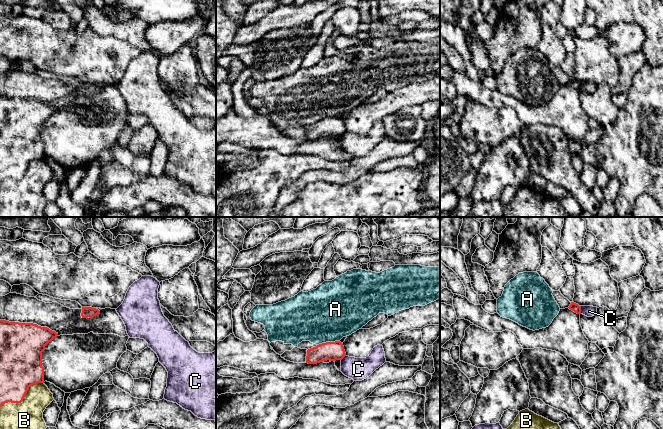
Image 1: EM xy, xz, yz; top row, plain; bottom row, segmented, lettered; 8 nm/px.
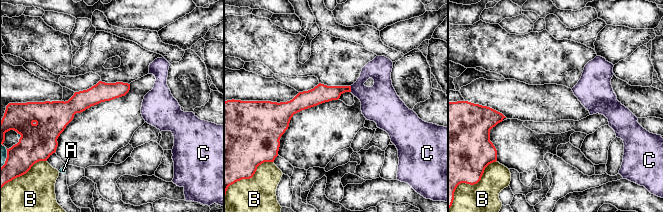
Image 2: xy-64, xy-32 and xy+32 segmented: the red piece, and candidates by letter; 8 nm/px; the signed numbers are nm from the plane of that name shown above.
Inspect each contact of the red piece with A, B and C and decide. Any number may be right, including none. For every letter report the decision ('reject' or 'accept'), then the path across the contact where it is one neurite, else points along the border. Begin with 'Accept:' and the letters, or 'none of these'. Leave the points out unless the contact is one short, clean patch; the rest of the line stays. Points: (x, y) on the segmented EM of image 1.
Accept: none of these
A: reject
B: reject
C: reject | along yz (580, 306), (581, 313)

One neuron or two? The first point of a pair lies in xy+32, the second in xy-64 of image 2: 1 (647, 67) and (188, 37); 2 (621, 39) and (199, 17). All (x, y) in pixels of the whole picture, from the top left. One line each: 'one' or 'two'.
1: two
2: one

